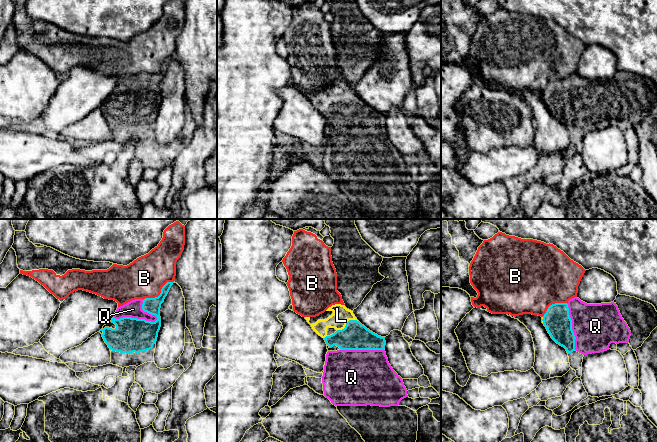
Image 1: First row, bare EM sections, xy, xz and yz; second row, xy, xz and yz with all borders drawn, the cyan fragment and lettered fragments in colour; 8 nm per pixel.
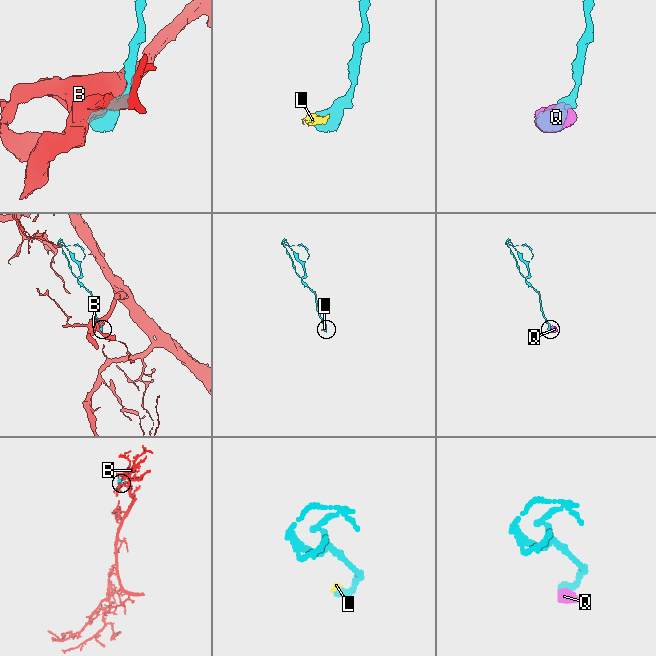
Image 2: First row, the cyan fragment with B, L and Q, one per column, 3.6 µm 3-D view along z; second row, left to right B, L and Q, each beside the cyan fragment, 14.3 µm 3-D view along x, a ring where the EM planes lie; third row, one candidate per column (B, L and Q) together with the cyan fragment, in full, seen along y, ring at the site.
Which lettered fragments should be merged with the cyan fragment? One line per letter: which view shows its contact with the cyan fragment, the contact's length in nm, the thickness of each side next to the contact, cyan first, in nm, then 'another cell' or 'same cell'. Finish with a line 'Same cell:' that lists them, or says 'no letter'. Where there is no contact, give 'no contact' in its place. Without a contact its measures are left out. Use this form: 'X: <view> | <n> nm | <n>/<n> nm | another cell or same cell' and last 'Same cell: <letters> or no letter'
B: xy | 280 nm | 130/320 nm | another cell
L: xz | 190 nm | 220/150 nm | same cell
Q: xy | 360 nm | 280/140 nm | same cell
Same cell: L, Q

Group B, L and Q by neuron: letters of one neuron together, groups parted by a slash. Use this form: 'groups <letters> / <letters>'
groups B / L Q

